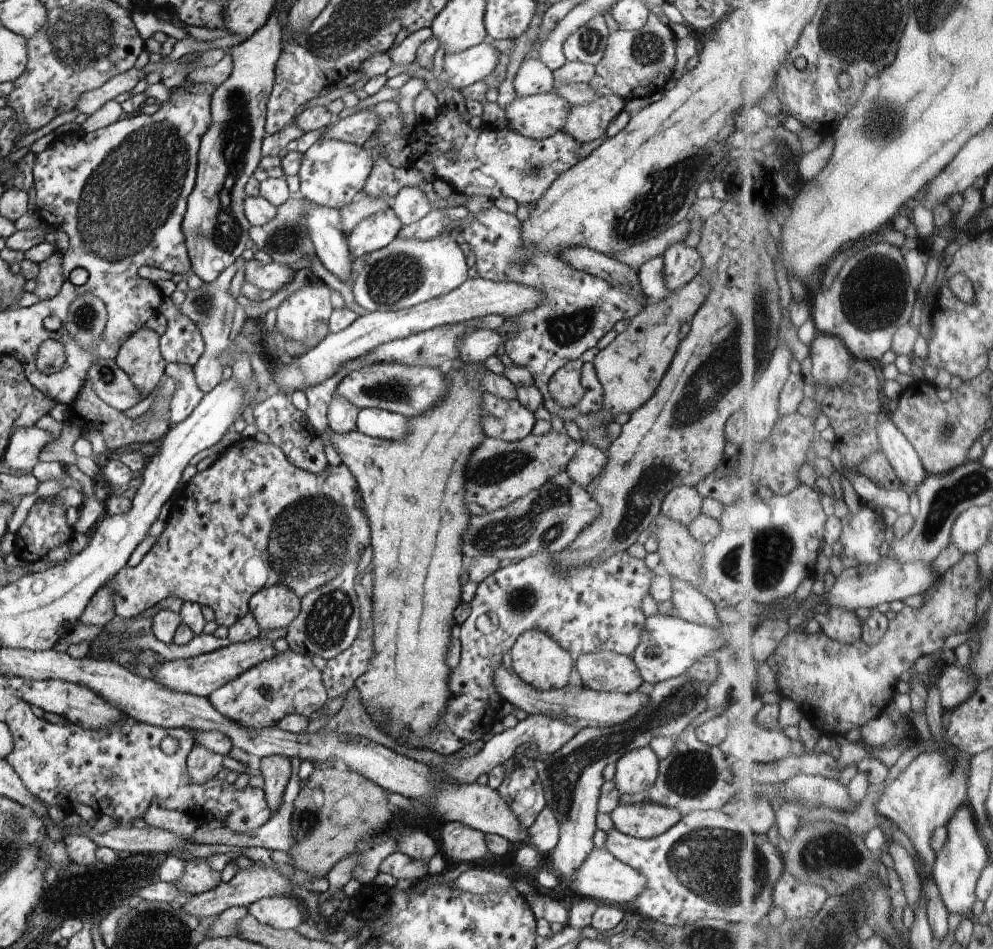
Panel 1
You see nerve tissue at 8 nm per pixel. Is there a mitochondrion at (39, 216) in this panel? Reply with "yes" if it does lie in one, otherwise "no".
no

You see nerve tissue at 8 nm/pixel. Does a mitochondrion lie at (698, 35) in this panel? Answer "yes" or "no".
no

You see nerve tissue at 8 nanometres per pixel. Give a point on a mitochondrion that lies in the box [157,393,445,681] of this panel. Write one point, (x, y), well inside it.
(315, 533)

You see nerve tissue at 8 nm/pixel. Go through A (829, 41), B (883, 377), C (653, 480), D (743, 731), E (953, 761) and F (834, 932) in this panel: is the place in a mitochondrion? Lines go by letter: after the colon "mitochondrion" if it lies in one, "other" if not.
A: mitochondrion
B: other
C: mitochondrion
D: other
E: other
F: mitochondrion

